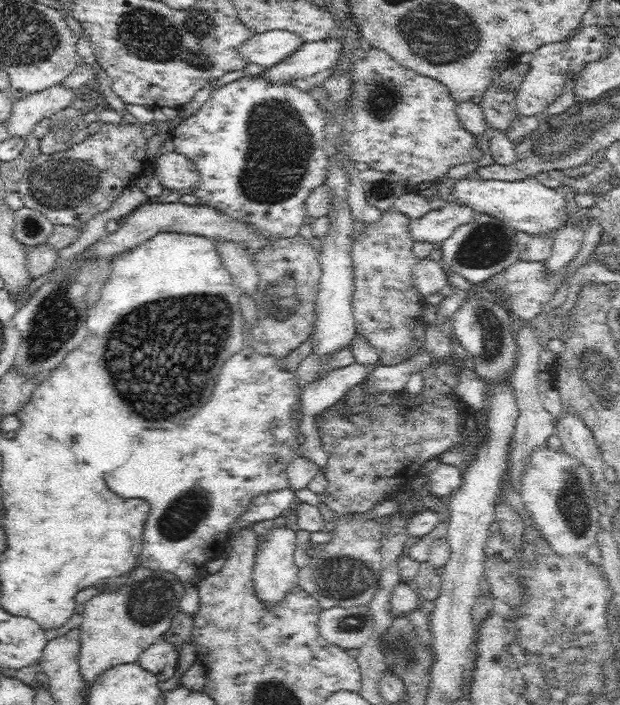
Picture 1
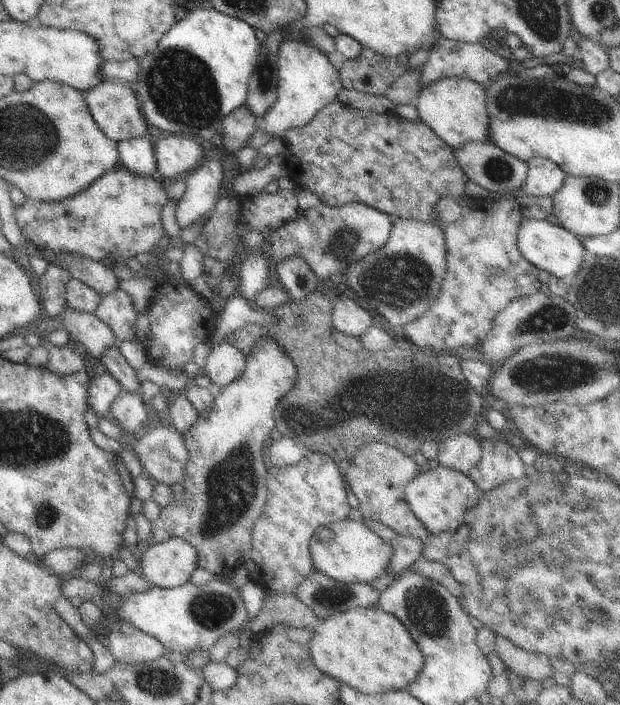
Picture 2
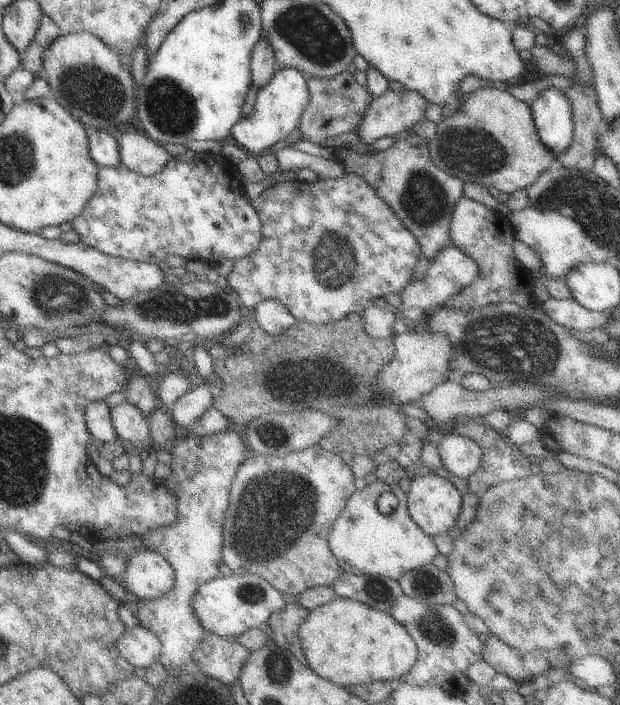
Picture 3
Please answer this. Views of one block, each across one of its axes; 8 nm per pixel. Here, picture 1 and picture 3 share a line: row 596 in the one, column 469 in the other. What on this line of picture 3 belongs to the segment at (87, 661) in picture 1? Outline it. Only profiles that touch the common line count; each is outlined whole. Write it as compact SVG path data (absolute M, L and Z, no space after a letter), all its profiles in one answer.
M494 88L464 94L456 115L436 124L437 134L429 140L429 156L437 168L464 183L497 188L513 194L531 186L542 172L556 166L556 156L540 142L530 105Z

